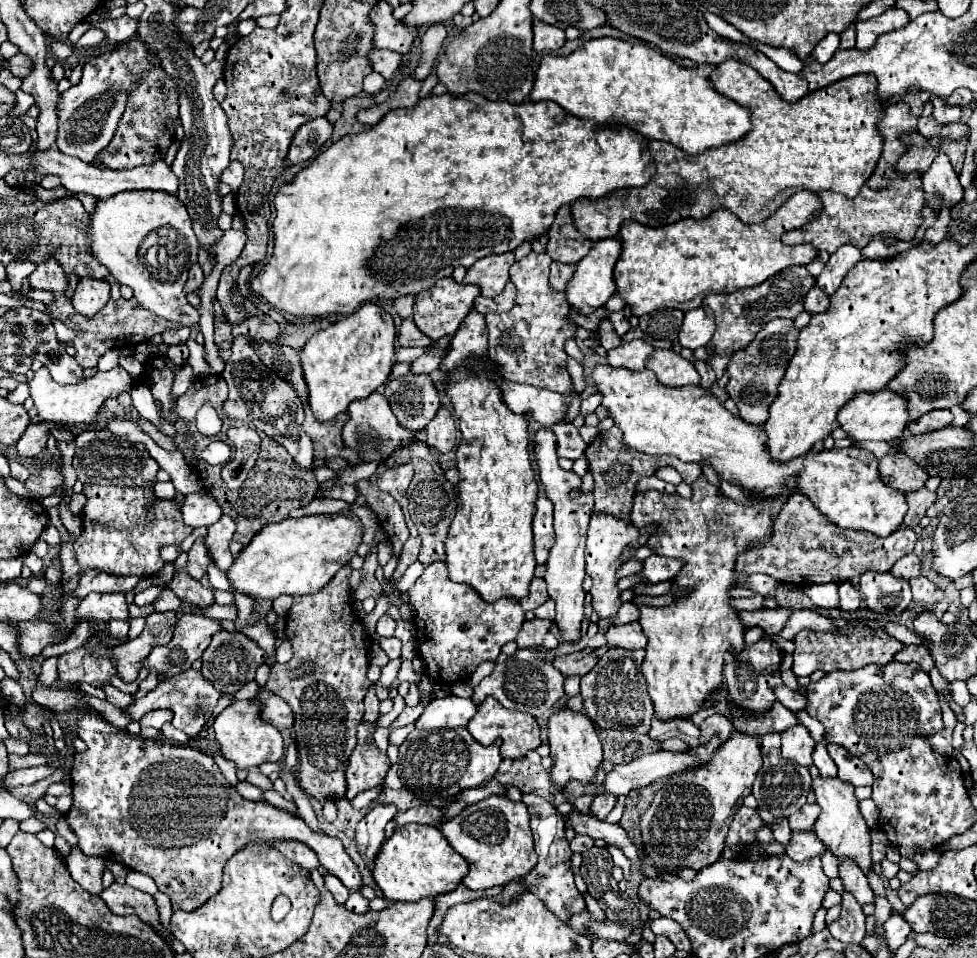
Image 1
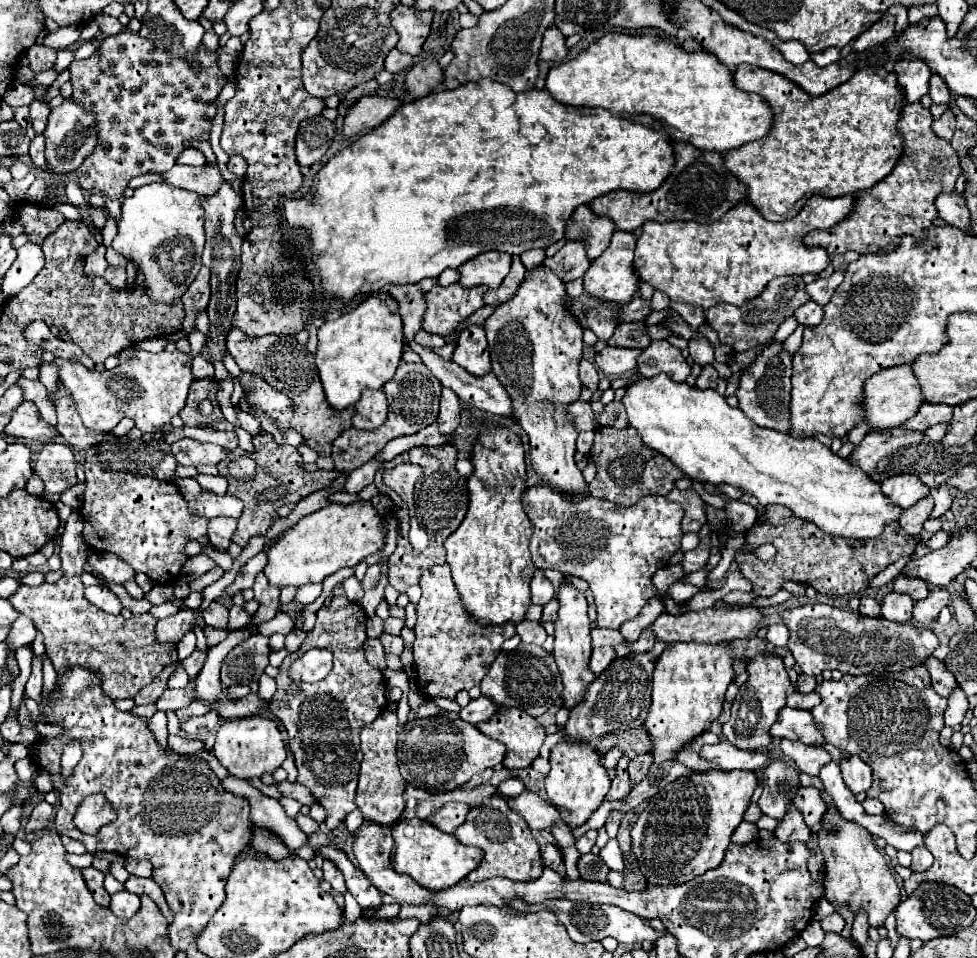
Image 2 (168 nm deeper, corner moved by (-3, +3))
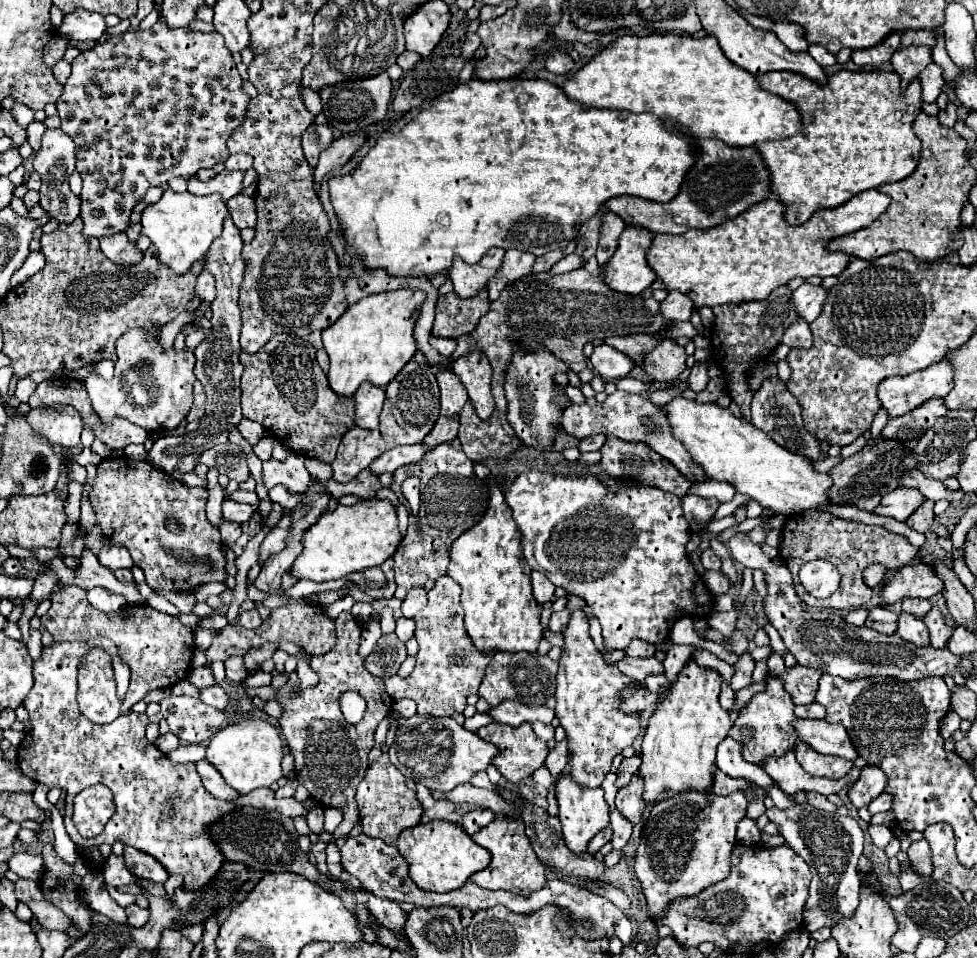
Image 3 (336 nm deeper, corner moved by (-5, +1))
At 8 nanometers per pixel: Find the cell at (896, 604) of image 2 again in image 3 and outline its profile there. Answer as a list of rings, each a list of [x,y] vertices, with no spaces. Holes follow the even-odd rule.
[[[902,612],[898,618],[898,634],[906,642],[912,642],[914,646],[928,646],[930,644],[930,634],[928,634],[926,624],[906,612]]]

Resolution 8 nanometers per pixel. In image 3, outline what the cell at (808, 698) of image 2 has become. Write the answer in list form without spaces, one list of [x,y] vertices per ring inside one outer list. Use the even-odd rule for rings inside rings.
[[[812,702],[810,706],[796,706],[794,712],[798,718],[810,718],[810,720],[822,720],[826,716],[824,706],[820,706],[816,702]]]

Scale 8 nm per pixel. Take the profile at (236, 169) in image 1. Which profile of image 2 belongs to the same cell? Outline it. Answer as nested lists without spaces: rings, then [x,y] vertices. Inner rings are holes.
[[[232,156],[230,158],[230,162],[228,162],[228,170],[232,172],[232,174],[236,174],[236,176],[244,176],[246,174],[246,162],[244,162],[244,158],[242,156]]]

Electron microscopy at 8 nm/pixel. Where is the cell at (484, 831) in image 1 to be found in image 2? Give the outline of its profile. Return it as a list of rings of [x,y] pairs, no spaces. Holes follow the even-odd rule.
[[[494,794],[486,804],[470,808],[466,822],[454,830],[454,836],[462,844],[476,846],[484,852],[482,864],[466,876],[472,882],[482,882],[494,876],[508,880],[536,880],[536,876],[540,876],[540,872],[544,870],[540,860],[540,846],[532,836],[532,830],[528,828],[526,820],[508,806],[508,798],[504,798],[502,794]]]

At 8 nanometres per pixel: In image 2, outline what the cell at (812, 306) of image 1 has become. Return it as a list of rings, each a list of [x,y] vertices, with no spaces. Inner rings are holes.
[[[808,300],[804,306],[800,306],[796,312],[794,312],[798,324],[804,324],[804,326],[816,326],[822,322],[822,316],[824,316],[824,306],[820,306],[818,302],[814,300]]]

